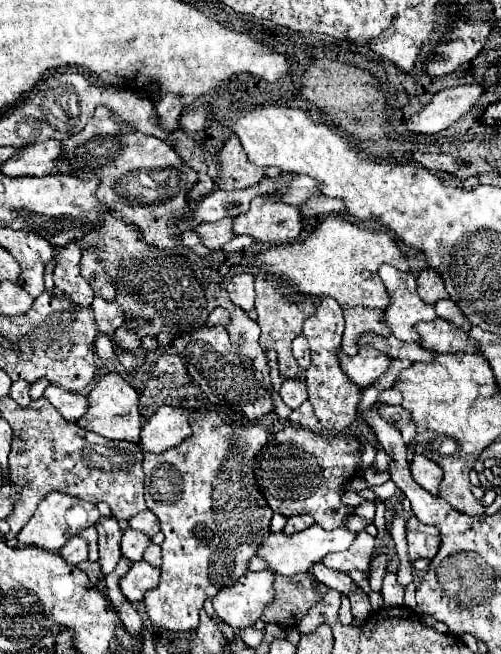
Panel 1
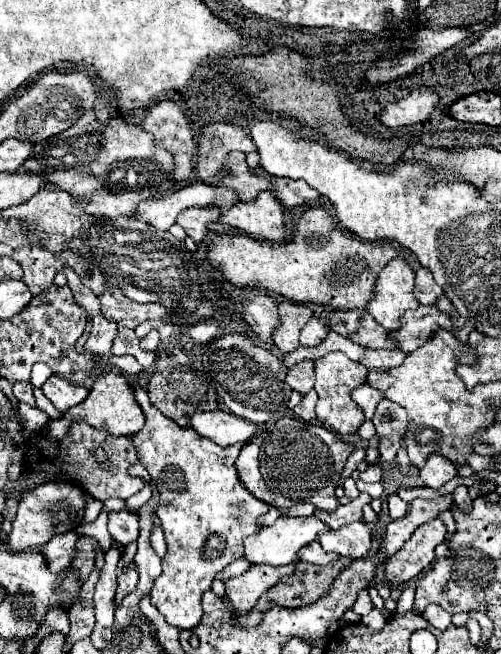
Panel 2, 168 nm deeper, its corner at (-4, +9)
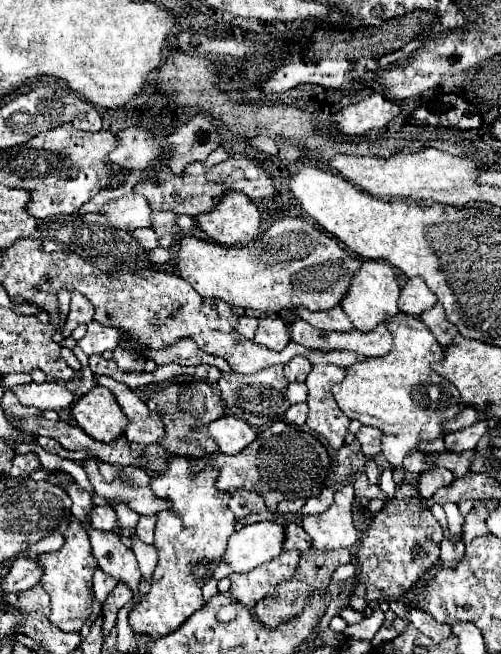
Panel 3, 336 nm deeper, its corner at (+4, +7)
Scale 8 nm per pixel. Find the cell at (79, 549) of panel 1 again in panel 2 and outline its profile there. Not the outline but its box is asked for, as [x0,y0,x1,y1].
[41,531,81,571]

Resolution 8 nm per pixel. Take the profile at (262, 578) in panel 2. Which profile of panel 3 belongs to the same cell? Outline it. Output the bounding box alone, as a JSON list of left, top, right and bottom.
[231,551,299,609]

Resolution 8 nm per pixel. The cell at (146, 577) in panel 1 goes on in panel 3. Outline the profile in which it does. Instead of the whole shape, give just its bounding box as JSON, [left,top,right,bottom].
[103,585,133,637]

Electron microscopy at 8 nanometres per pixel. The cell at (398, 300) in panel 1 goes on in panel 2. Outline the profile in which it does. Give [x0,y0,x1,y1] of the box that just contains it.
[367,257,419,331]

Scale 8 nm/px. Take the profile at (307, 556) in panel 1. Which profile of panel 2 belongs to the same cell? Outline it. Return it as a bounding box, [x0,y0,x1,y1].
[245,515,331,567]

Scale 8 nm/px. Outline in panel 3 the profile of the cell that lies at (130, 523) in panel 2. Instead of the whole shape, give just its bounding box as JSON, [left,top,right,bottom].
[89,505,117,531]

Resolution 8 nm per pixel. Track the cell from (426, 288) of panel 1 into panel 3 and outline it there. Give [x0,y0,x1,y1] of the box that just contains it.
[399,277,437,317]

